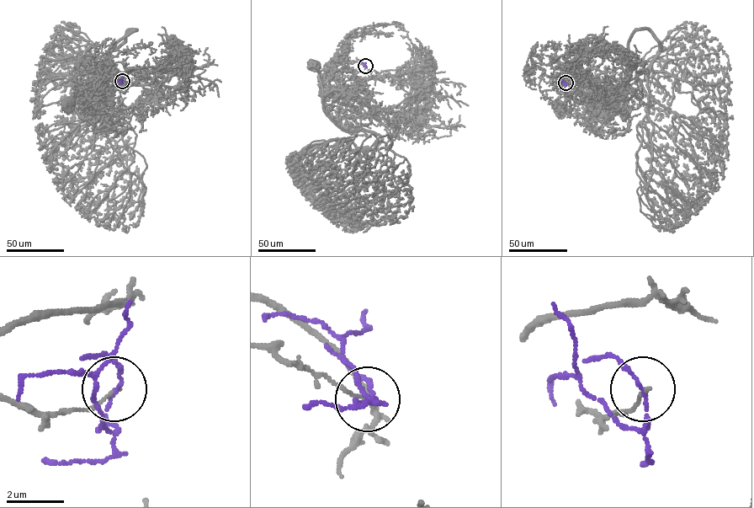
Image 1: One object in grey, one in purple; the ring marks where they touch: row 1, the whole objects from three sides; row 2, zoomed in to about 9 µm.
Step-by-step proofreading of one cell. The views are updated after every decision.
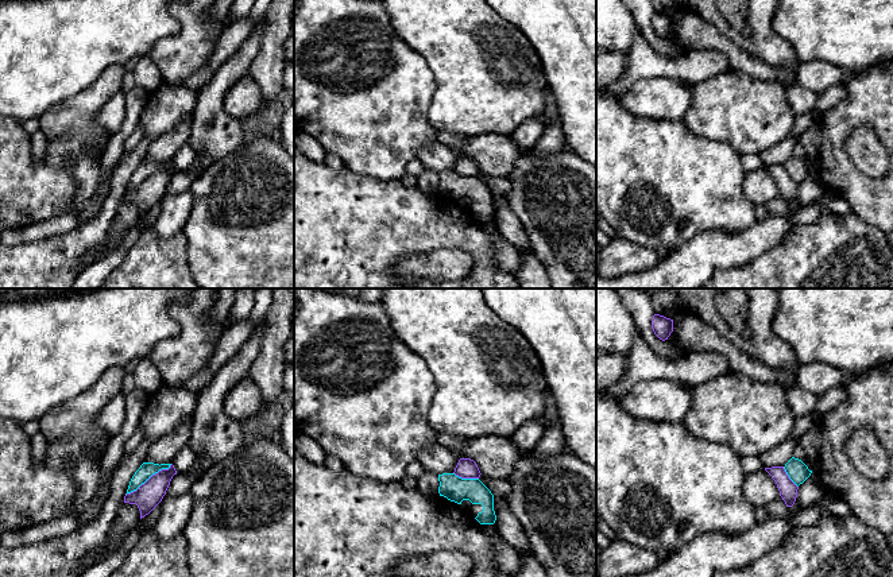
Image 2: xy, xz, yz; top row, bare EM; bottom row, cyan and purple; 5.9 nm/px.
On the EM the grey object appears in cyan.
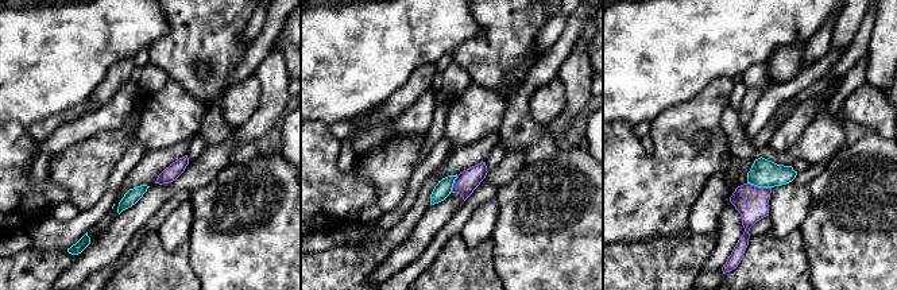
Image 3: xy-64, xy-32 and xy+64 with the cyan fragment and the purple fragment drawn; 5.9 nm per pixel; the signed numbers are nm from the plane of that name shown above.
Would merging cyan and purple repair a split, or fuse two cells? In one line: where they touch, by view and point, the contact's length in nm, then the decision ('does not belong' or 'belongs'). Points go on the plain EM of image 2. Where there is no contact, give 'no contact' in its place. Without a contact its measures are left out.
xy (149, 175) | 340 nm | does not belong

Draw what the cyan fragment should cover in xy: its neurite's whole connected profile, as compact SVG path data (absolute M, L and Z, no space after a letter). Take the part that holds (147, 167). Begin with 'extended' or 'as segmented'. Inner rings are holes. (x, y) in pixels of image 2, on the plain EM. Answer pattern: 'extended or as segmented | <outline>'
as segmented | M143 160L140 166L132 174L127 191L136 189L142 182L144 182L152 173L158 171L162 167L169 167L171 162L154 162Z

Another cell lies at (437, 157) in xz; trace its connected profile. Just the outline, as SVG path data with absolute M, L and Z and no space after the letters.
M440 142L425 148L420 148L415 154L424 166L436 173L453 171L460 156L457 156L449 146Z

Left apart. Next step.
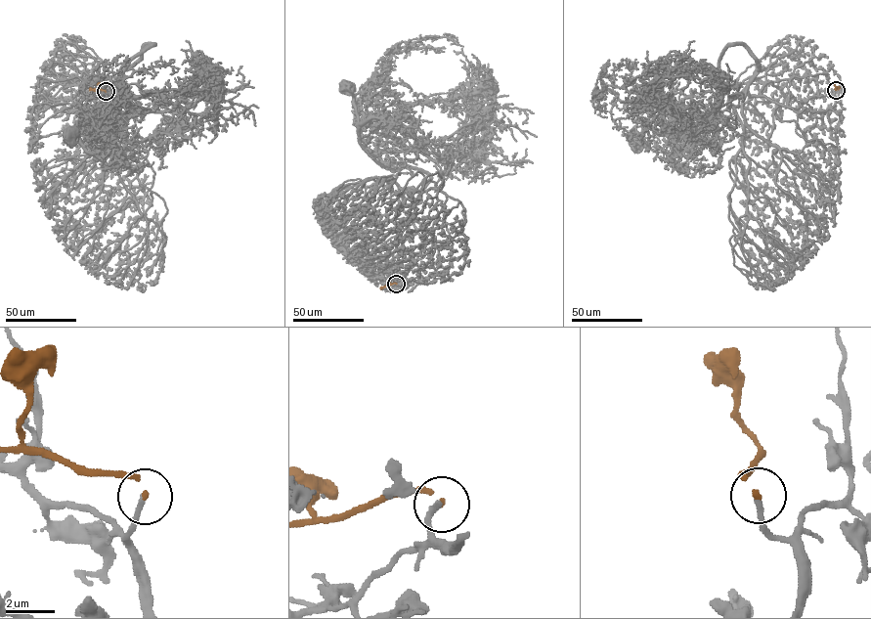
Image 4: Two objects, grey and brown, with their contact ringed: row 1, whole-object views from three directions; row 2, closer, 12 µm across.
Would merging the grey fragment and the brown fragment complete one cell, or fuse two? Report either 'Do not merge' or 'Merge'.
Merge

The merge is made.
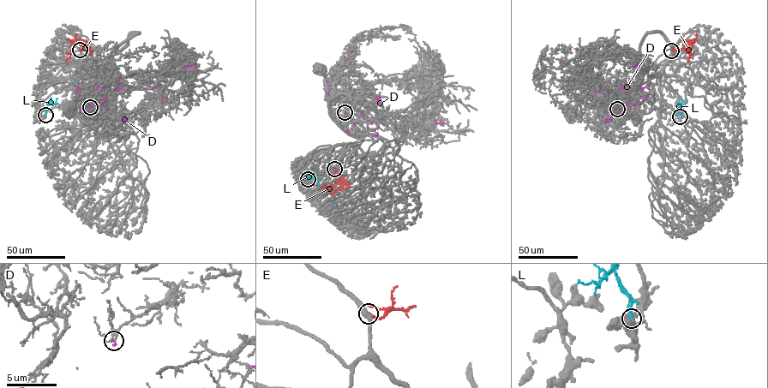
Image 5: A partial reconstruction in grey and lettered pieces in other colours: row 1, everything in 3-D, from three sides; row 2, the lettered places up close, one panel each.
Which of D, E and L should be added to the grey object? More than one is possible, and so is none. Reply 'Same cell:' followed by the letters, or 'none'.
Same cell: none

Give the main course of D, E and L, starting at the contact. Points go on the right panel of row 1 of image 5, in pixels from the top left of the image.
D: (617, 109), (641, 98), (642, 87), (648, 88), (634, 67), (646, 99)
E: (671, 50), (684, 48), (691, 41), (687, 62)
L: (680, 116), (679, 104), (683, 104), (686, 99)

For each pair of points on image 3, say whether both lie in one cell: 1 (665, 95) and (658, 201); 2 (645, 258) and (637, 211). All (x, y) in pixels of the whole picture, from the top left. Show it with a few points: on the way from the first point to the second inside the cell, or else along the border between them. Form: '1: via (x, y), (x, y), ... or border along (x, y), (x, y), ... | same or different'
1: border along (693, 97), (665, 108), (650, 123) | different
2: border along (673, 235), (635, 242), (617, 242) | different

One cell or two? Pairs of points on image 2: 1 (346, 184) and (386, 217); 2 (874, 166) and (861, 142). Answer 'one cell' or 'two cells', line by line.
1: one cell
2: one cell

